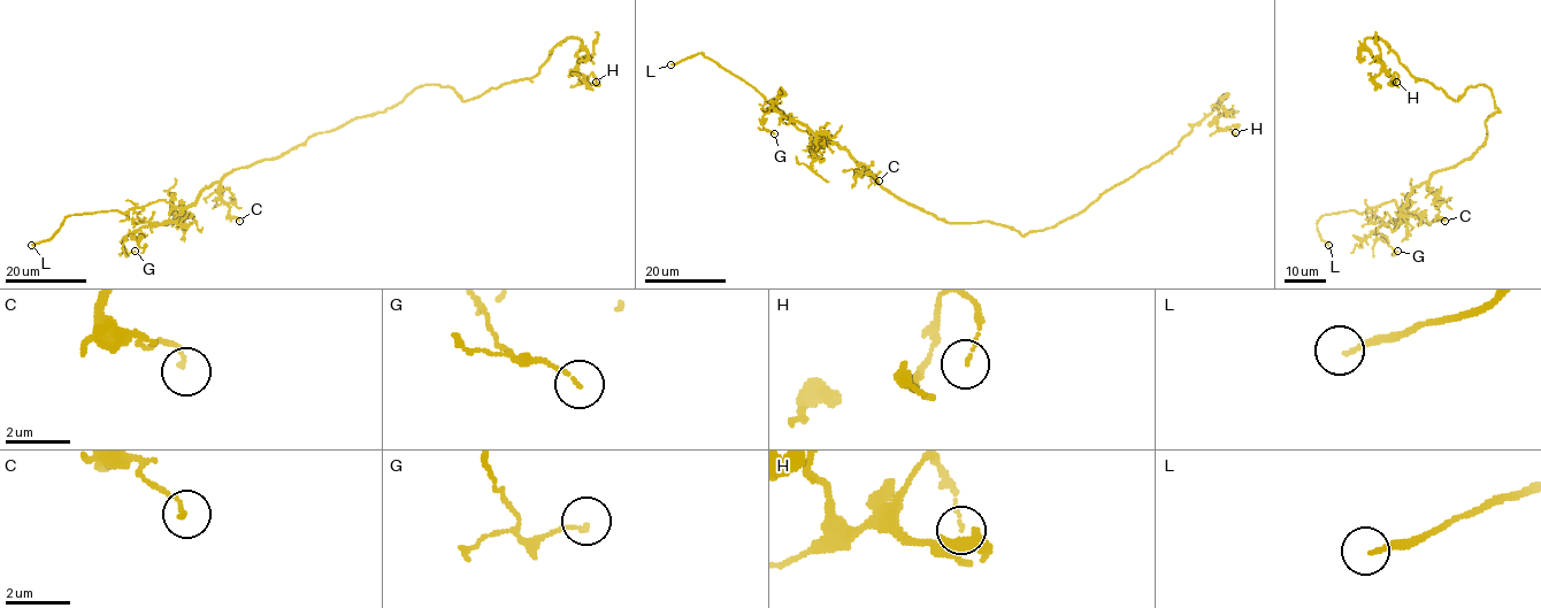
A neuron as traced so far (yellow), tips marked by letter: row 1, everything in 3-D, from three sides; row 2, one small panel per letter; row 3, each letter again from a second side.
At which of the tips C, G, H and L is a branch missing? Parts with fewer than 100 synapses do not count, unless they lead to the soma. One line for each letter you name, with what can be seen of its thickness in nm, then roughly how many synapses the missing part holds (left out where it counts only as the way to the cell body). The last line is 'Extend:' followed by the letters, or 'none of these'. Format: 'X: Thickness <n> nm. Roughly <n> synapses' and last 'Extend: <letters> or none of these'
L: Thickness 150 nm
Extend: L

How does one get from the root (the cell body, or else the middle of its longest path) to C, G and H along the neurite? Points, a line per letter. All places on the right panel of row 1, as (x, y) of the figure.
C: (1486, 127), (1487, 139), (1469, 159), (1438, 170), (1431, 177), (1428, 189), (1436, 199), (1439, 216), (1444, 221)
G: (1486, 127), (1487, 139), (1469, 159), (1438, 170), (1413, 190), (1403, 221), (1384, 223), (1372, 233), (1397, 251)
H: (1486, 127), (1500, 112), (1486, 85), (1455, 100), (1415, 78), (1380, 38), (1366, 38), (1365, 47), (1396, 82)

